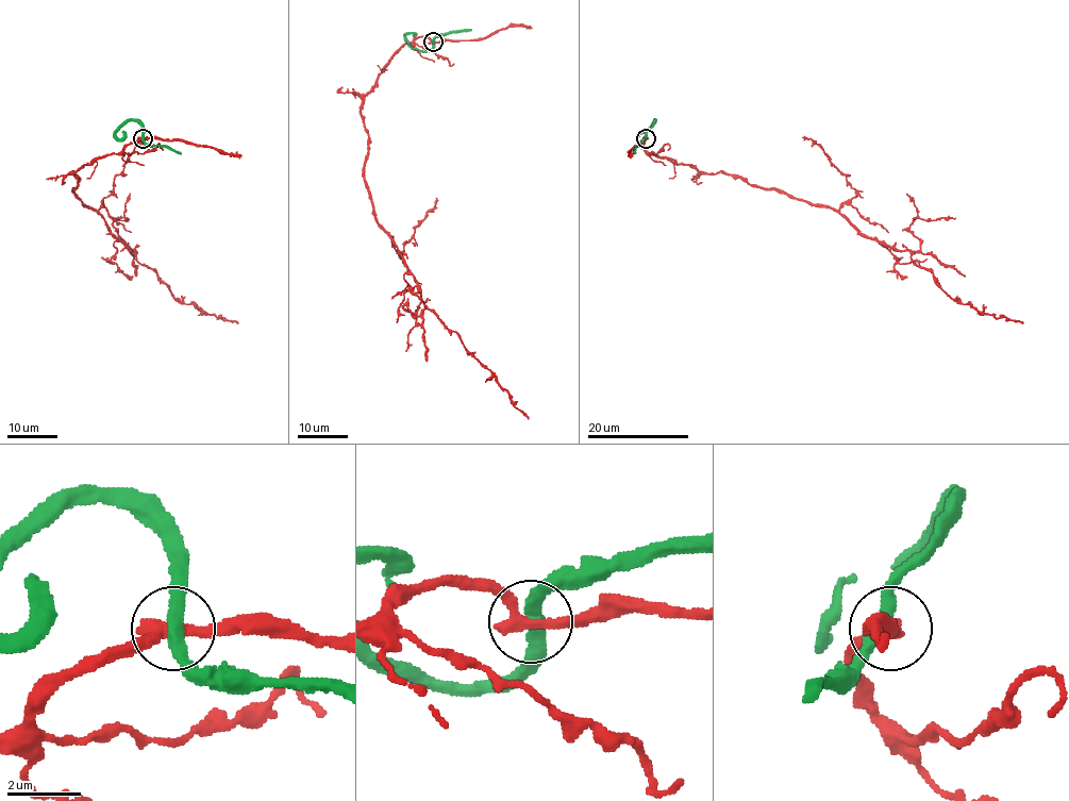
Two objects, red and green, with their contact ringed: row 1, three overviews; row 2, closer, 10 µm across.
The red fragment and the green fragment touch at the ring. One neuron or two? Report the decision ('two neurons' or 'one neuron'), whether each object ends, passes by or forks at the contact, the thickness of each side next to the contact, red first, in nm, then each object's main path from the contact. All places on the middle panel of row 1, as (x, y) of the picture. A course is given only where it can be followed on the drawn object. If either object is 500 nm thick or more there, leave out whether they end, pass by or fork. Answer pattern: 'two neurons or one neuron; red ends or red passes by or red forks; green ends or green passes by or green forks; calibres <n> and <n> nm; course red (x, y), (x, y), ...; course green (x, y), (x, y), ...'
two neurons; red passes by; green passes by; calibres 360 and 360 nm; course red (433, 42), (420, 36), (405, 44), (365, 97), (364, 181), (377, 222), (421, 301), (528, 419); course green (433, 42), (433, 47), (424, 50), (414, 49), (405, 35), (412, 33), (414, 36)

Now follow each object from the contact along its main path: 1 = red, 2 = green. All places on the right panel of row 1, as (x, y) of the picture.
1: (646, 138), (640, 142), (648, 153), (827, 205), (861, 233), (911, 253), (952, 299), (1023, 323)
2: (646, 138), (654, 120), (637, 138), (640, 131)

